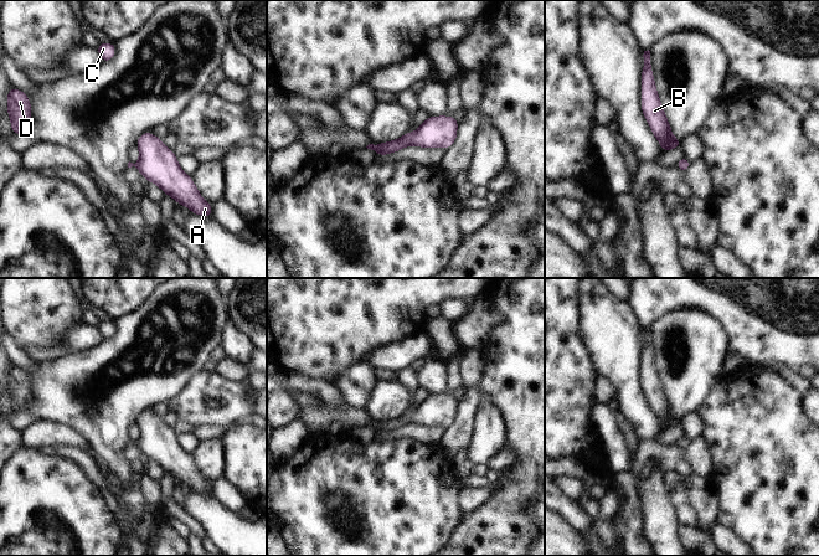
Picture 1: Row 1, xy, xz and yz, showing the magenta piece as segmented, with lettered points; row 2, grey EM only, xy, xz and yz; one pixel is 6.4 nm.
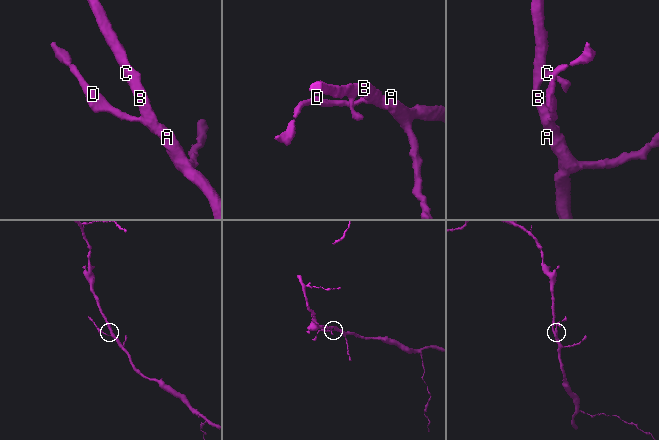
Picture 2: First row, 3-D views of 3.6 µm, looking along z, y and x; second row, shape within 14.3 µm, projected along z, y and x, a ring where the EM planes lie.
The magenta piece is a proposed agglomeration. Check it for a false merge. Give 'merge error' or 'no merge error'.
no merge error

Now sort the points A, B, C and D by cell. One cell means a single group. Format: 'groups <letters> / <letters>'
groups A B C D

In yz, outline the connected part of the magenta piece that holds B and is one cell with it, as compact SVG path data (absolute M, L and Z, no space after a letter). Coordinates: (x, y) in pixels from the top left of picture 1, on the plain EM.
M644 329L644 344L642 349L642 390L649 406L658 417L661 428L669 429L679 426L681 419L671 411L669 398L659 377L651 349L650 329Z

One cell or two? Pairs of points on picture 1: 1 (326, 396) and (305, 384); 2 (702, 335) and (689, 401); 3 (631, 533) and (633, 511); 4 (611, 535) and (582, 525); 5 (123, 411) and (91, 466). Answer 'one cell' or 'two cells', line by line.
1: one cell
2: one cell
3: one cell
4: one cell
5: two cells

